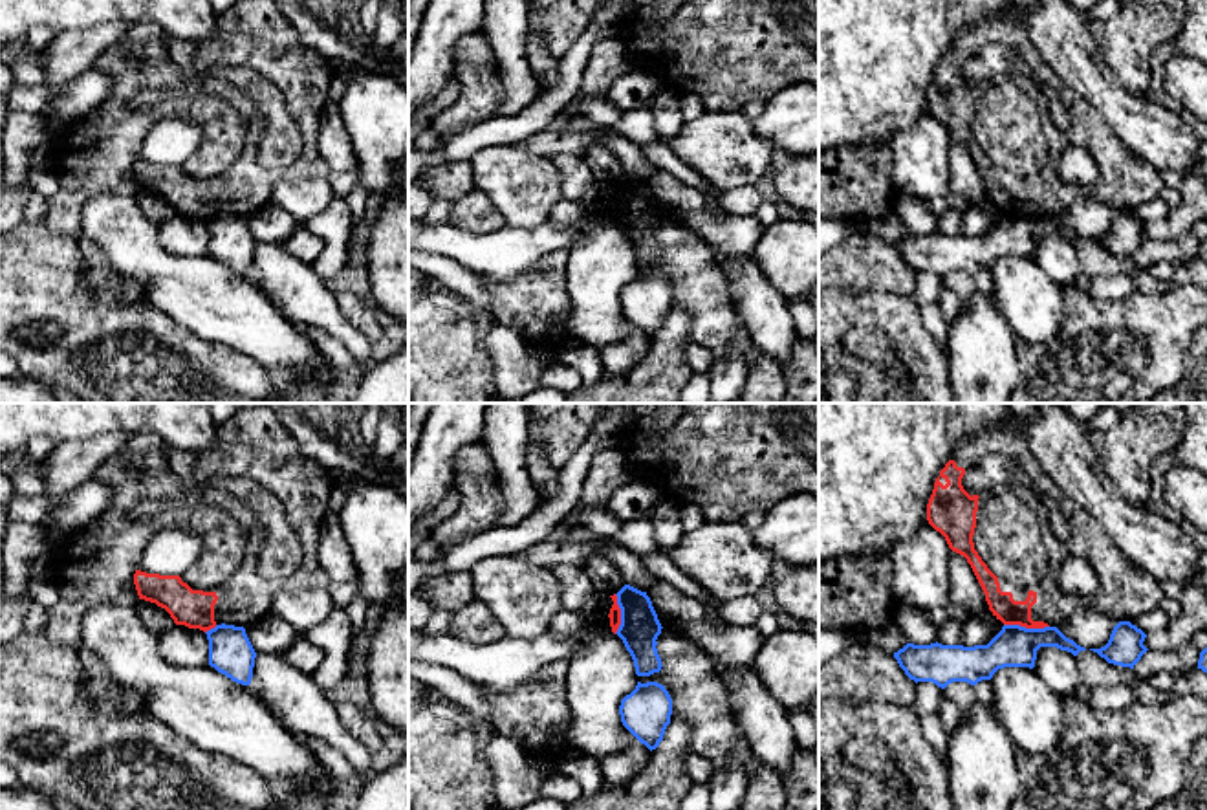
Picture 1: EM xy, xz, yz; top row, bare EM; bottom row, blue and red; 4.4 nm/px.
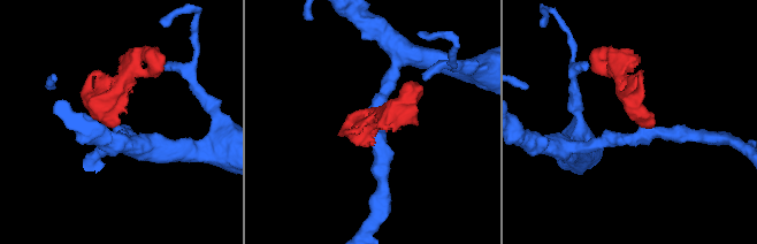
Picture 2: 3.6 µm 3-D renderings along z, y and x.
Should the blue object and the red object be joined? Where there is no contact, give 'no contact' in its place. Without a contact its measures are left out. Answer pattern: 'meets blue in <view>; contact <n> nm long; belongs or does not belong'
meets blue in yz; contact 200 nm long; does not belong

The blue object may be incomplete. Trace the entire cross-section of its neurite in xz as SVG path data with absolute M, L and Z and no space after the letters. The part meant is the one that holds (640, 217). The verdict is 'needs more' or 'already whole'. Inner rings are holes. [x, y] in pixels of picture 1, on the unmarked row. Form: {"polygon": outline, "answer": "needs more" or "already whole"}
{"polygon": "M625 174L615 185L621 198L621 214L615 224L623 229L630 242L636 264L650 266L659 262L663 255L656 238L656 229L663 216L650 187L647 181L630 174Z", "answer": "already whole"}

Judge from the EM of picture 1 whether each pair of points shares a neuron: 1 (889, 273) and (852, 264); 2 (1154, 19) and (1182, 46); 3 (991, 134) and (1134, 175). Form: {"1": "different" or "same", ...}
{"1": "same", "2": "different", "3": "different"}

